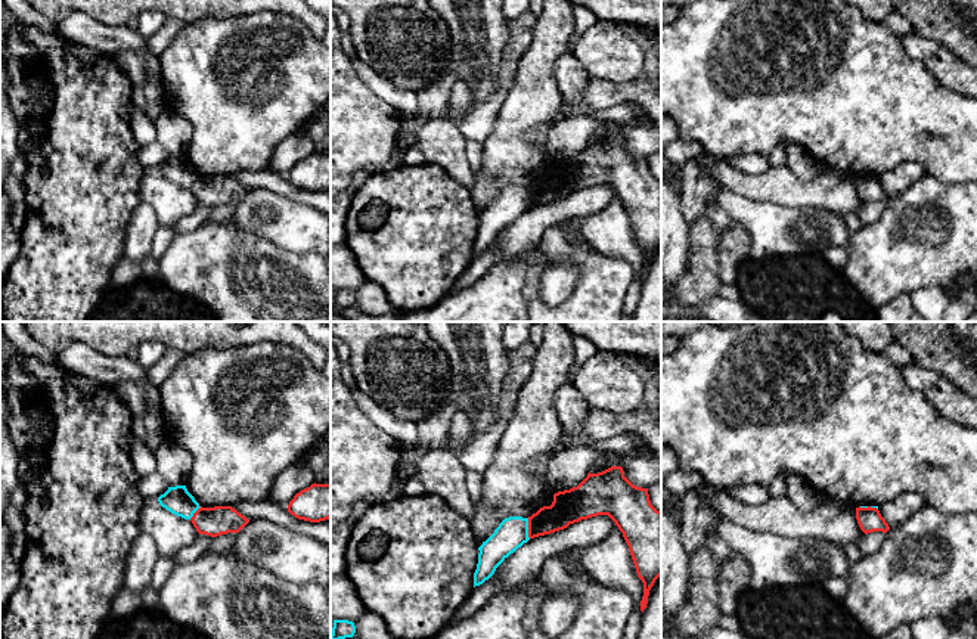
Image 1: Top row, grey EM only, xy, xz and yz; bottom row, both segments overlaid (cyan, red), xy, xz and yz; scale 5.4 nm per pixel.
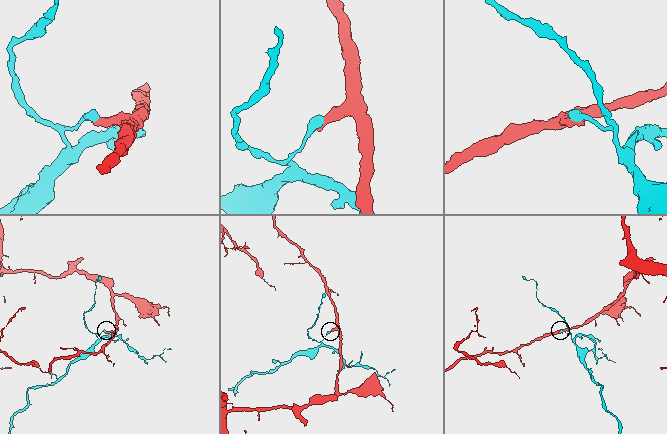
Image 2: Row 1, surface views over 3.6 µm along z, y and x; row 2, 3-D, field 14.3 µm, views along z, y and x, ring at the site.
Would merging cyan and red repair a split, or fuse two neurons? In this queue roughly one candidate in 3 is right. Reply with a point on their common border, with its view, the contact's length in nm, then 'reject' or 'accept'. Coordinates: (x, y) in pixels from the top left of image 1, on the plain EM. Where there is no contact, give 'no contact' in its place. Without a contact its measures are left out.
xz (527, 198) | 110 nm | reject

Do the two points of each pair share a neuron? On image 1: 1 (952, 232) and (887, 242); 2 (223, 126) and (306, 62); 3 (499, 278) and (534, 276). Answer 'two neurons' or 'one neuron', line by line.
1: one neuron
2: one neuron
3: two neurons

